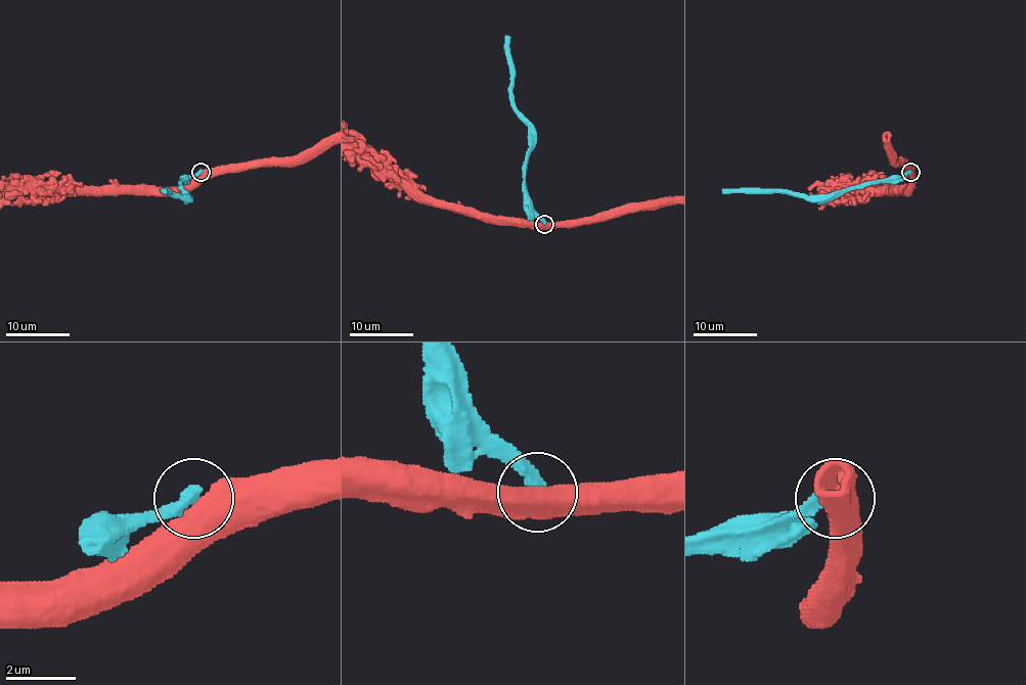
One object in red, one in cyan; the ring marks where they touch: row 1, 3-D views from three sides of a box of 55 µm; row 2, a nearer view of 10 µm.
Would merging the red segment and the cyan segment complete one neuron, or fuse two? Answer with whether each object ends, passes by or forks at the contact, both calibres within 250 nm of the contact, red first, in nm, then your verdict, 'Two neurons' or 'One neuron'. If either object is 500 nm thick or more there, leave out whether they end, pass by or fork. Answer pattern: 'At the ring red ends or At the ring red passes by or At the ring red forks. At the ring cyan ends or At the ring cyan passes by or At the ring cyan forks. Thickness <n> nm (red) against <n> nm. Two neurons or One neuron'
Thickness 750 nm (red) against 360 nm. Two neurons

